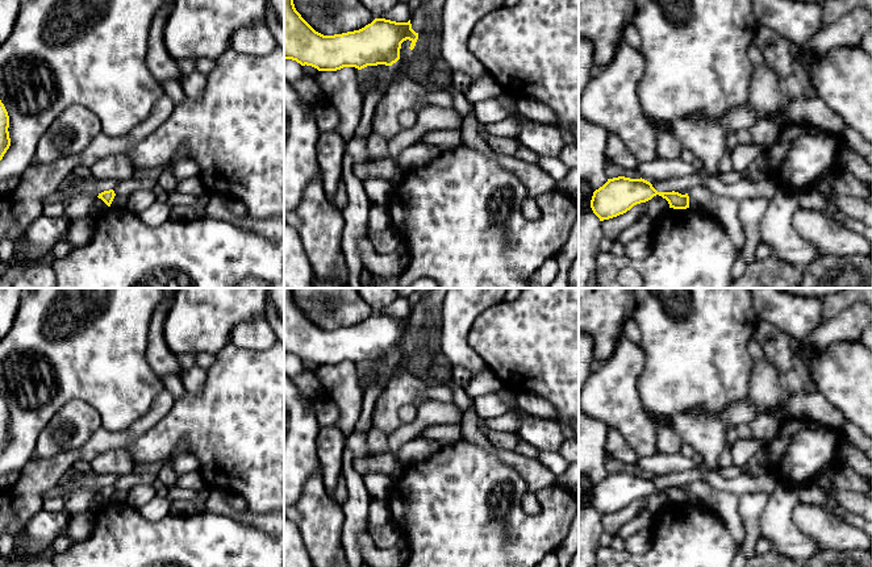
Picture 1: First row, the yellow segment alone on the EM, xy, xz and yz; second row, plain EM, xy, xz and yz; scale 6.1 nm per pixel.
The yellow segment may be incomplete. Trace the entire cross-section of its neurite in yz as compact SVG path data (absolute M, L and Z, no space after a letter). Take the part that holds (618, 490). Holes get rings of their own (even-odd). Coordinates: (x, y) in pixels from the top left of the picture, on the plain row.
M618 471L608 476L593 487L591 503L600 516L626 508L634 500L646 497L654 491L662 491L673 504L689 503L688 488L658 487L652 479L644 474L630 474Z

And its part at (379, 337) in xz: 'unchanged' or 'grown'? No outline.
unchanged

